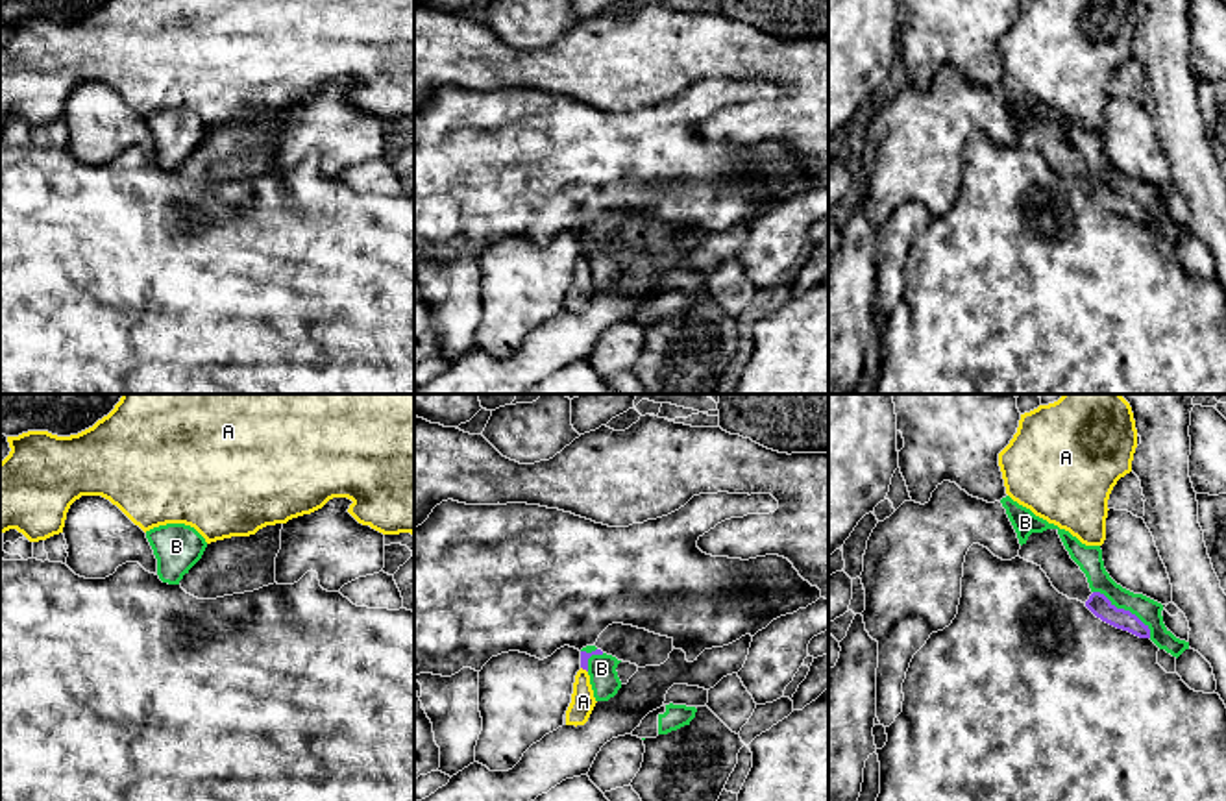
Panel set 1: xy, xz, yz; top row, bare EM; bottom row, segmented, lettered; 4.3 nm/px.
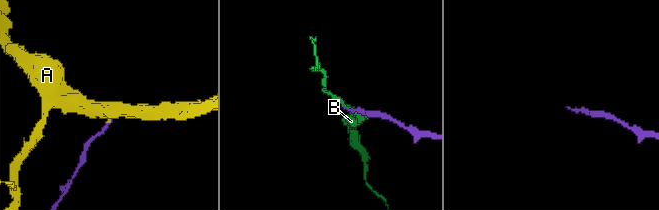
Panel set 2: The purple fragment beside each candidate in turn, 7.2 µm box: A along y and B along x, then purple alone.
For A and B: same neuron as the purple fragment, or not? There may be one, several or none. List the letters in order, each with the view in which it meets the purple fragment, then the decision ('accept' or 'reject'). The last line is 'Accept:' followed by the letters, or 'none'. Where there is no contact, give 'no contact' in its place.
A: xz | reject
B: yz | reject
Accept: none

